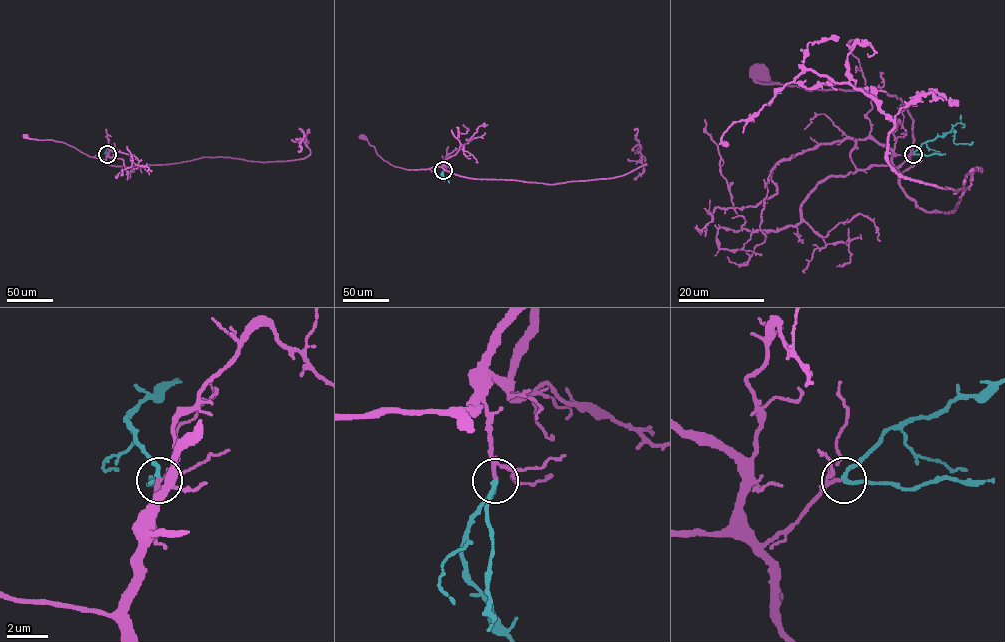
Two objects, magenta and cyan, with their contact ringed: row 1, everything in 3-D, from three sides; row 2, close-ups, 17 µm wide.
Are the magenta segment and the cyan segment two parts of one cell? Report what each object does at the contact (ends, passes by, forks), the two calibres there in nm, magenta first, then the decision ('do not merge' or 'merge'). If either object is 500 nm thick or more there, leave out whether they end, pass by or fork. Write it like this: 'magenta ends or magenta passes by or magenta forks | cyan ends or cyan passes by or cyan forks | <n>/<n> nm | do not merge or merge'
magenta passes by | cyan passes by | 140/180 nm | merge

